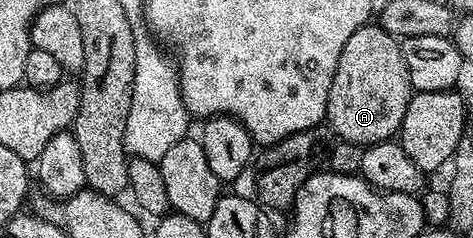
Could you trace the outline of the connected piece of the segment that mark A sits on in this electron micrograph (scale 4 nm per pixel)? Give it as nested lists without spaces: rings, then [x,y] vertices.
[[[367,25],[348,37],[340,61],[336,61],[332,89],[328,89],[325,122],[339,140],[356,143],[363,149],[371,143],[384,143],[401,132],[411,94],[401,42],[382,26]]]

